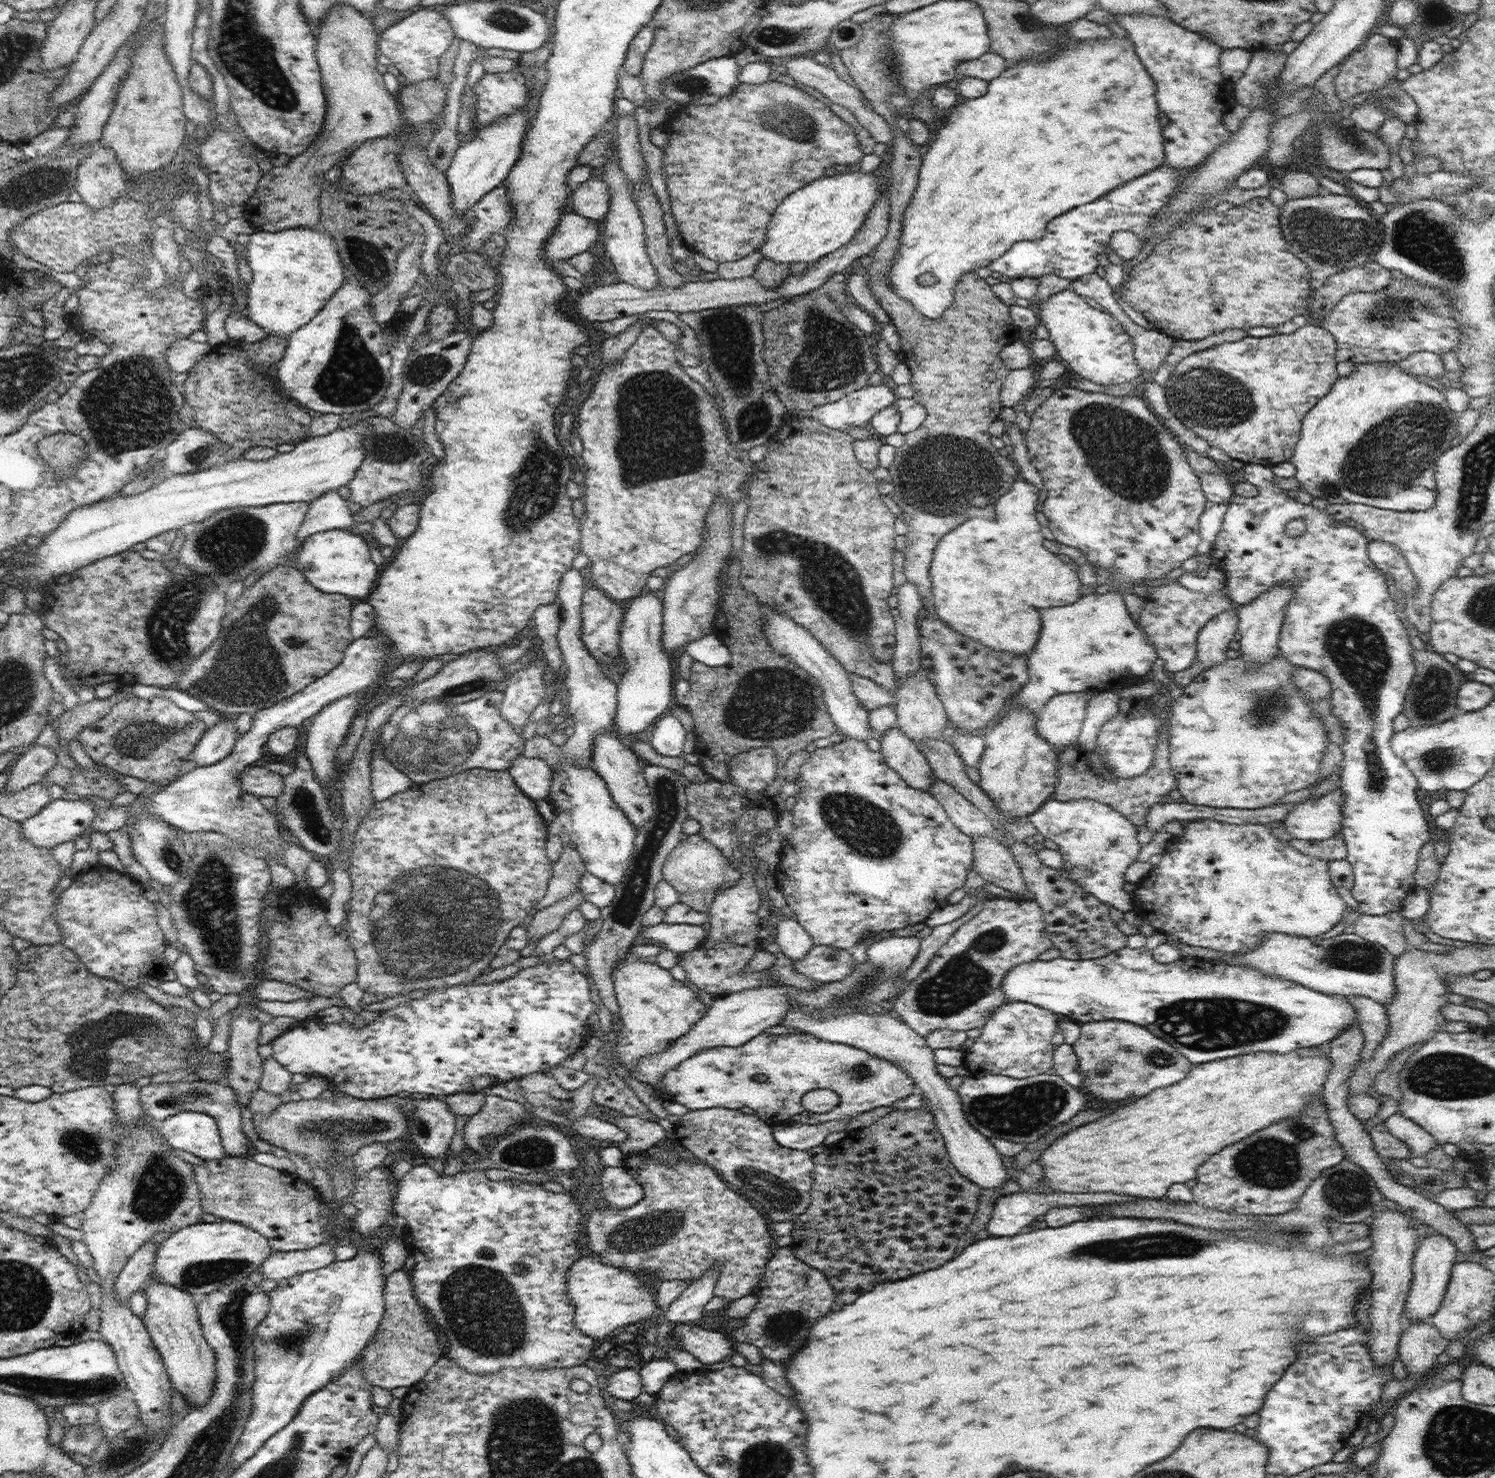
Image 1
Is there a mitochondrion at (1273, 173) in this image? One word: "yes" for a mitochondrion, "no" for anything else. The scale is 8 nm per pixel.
no

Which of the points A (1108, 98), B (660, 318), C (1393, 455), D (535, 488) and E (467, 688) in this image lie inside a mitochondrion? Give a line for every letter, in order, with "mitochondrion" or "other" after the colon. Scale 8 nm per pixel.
A: mitochondrion
B: other
C: mitochondrion
D: mitochondrion
E: mitochondrion

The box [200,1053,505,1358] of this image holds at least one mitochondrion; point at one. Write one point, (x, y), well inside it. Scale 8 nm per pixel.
(307, 1129)

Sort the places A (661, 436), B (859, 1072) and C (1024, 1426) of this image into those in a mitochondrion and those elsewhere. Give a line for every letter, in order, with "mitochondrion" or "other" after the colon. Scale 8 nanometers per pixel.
A: mitochondrion
B: mitochondrion
C: other

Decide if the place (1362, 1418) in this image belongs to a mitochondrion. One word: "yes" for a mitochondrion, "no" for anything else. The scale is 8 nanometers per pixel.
no

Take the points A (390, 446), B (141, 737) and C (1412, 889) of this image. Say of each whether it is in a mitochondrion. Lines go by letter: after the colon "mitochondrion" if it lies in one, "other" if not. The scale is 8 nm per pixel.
A: mitochondrion
B: mitochondrion
C: other

